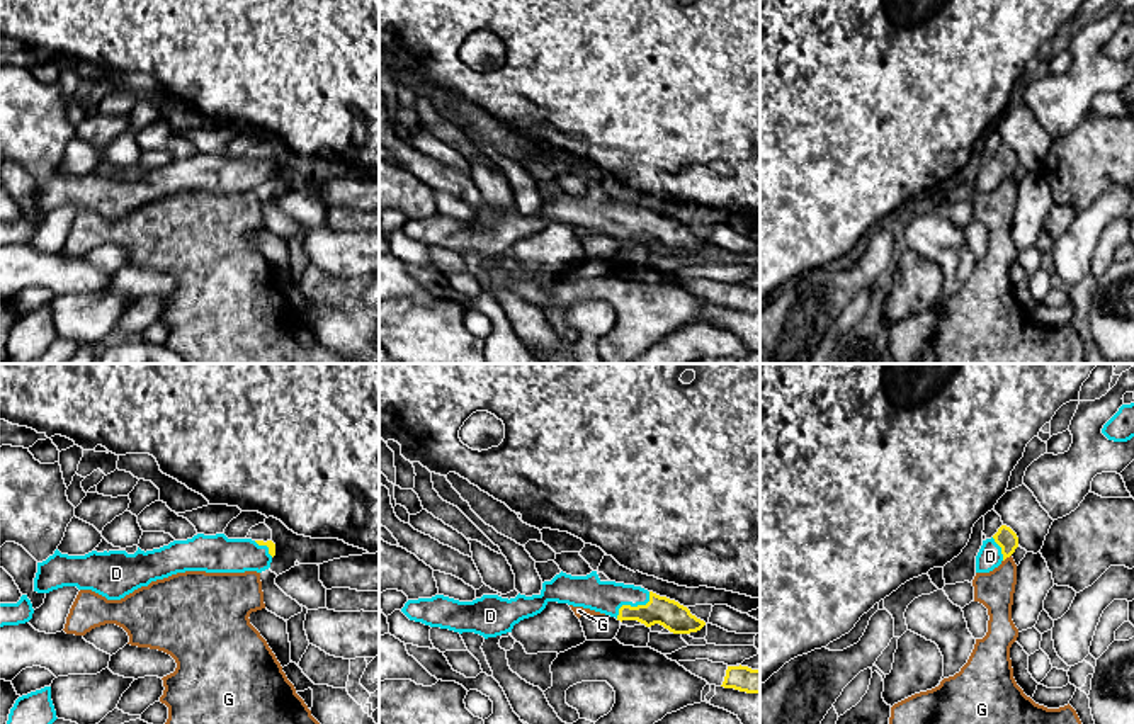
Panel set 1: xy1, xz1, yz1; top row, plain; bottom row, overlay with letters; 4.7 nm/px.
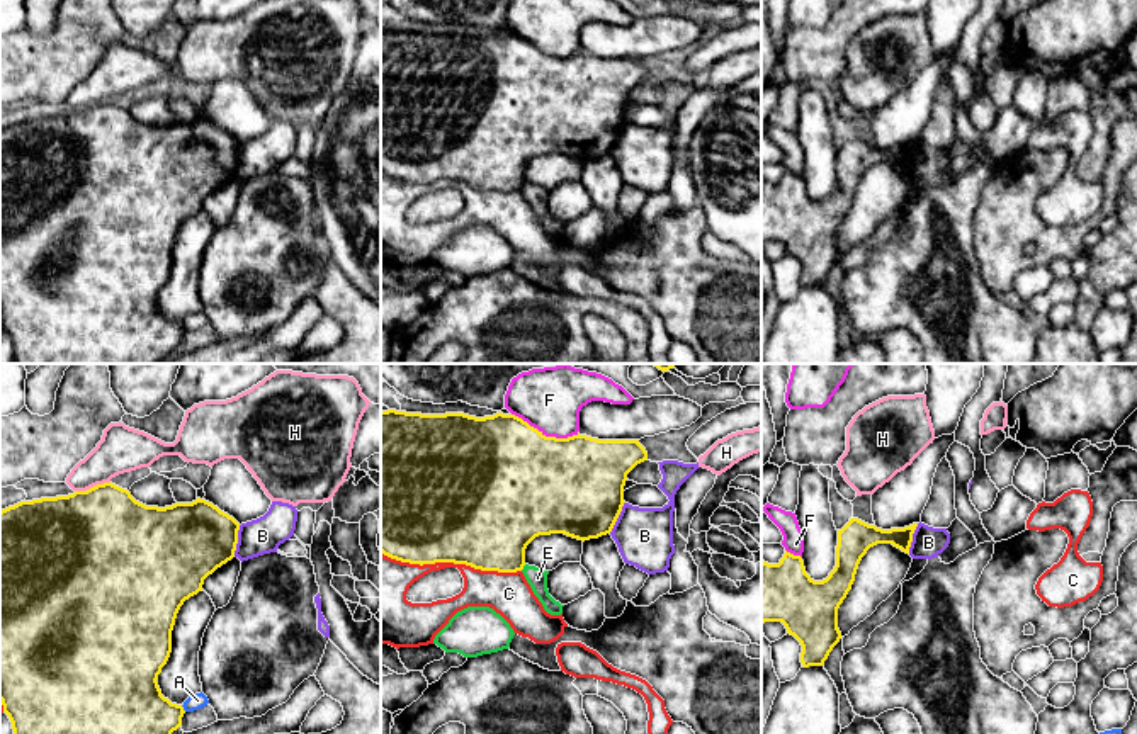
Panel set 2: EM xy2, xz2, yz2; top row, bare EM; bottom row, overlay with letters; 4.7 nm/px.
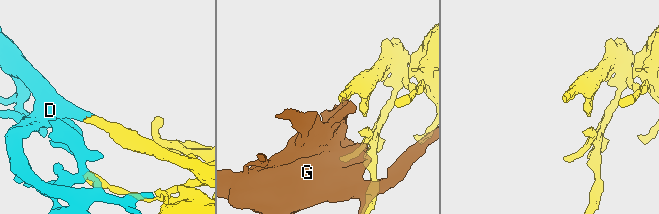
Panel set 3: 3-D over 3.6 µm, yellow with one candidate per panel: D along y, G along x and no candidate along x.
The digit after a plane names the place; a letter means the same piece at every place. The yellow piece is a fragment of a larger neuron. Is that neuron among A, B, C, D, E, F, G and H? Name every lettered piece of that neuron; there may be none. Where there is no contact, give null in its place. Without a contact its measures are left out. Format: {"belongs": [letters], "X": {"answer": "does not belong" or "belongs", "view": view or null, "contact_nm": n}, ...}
{"belongs": ["D"], "A": {"answer": "does not belong", "view": "xy2", "contact_nm": 40}, "B": {"answer": "does not belong", "view": "xy2", "contact_nm": 160}, "C": {"answer": "does not belong", "view": "xz2", "contact_nm": 650}, "D": {"answer": "belongs", "view": "xz1", "contact_nm": 200}, "E": {"answer": "does not belong", "view": "xz2", "contact_nm": 40}, "F": {"answer": "does not belong", "view": "xz2", "contact_nm": 340}, "G": {"answer": "does not belong", "view": "yz1", "contact_nm": 50}, "H": {"answer": "does not belong", "view": "xy2", "contact_nm": 180}}

